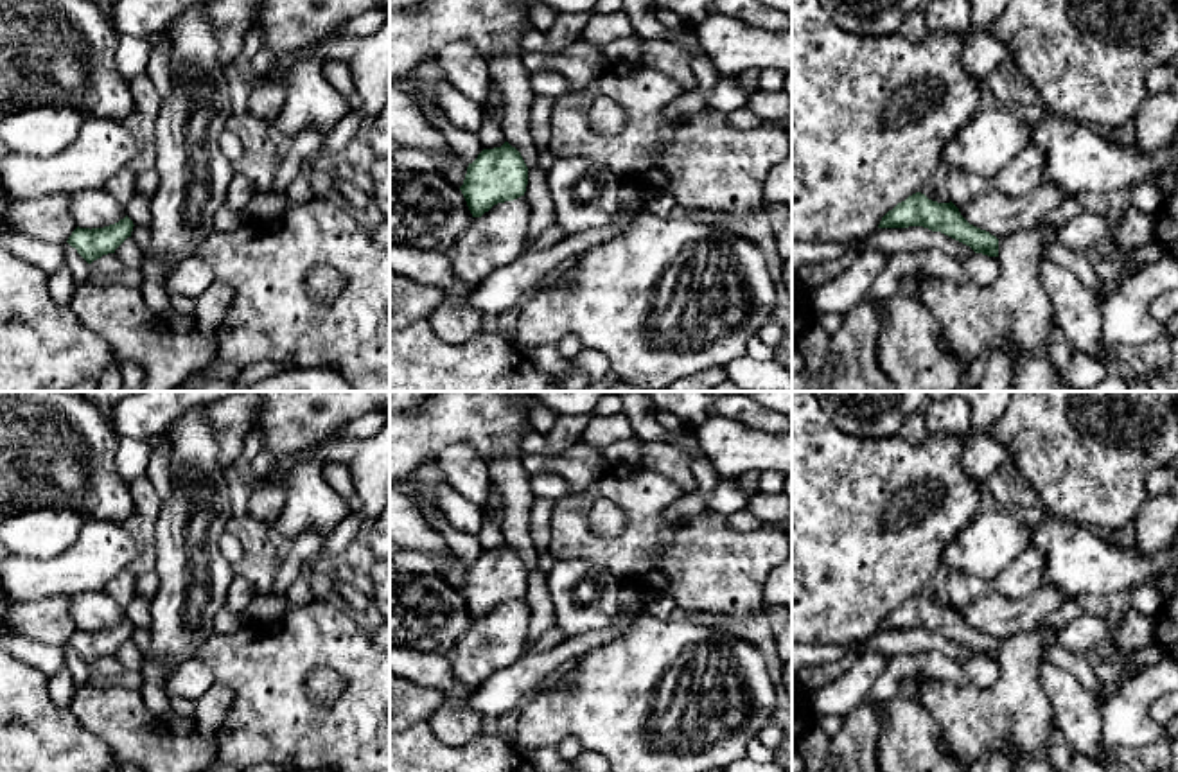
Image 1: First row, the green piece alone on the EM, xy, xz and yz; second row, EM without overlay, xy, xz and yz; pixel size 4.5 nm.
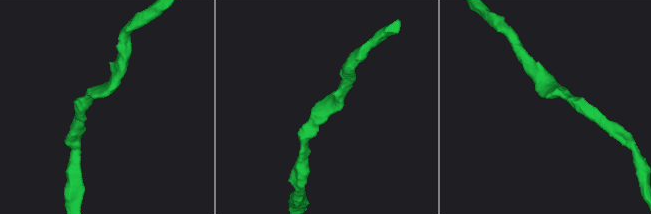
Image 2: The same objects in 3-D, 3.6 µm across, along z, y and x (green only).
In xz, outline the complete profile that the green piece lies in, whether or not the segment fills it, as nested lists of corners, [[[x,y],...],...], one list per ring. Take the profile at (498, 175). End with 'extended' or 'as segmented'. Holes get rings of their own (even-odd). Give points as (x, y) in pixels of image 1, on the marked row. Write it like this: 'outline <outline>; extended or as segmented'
outline [[[505,142],[501,147],[483,149],[469,163],[460,187],[472,217],[481,217],[494,205],[524,196],[528,167],[521,153]]]; as segmented

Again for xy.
outline [[[126,215],[115,224],[104,228],[75,228],[68,237],[68,244],[77,250],[77,253],[92,264],[102,255],[115,253],[115,250],[131,237],[133,221]]]; as segmented

